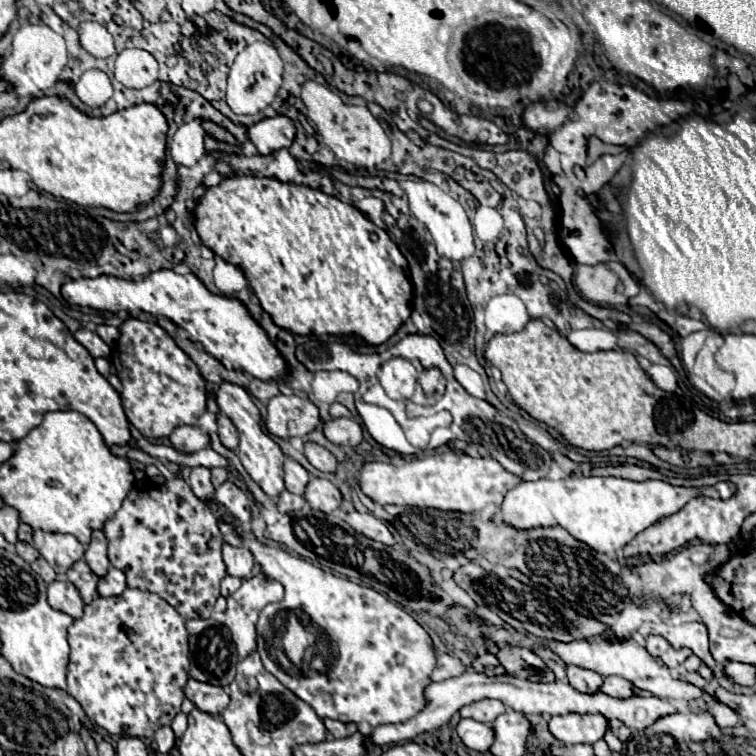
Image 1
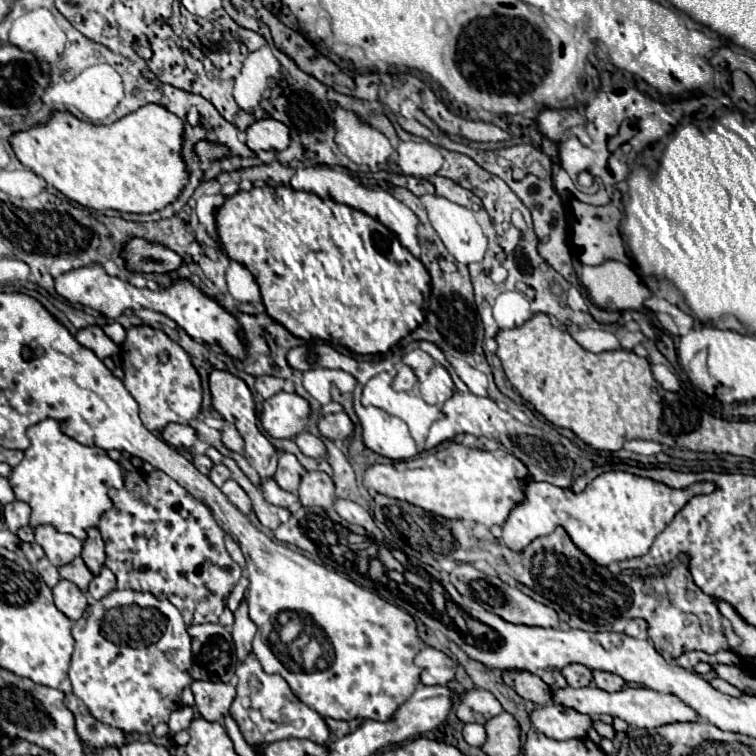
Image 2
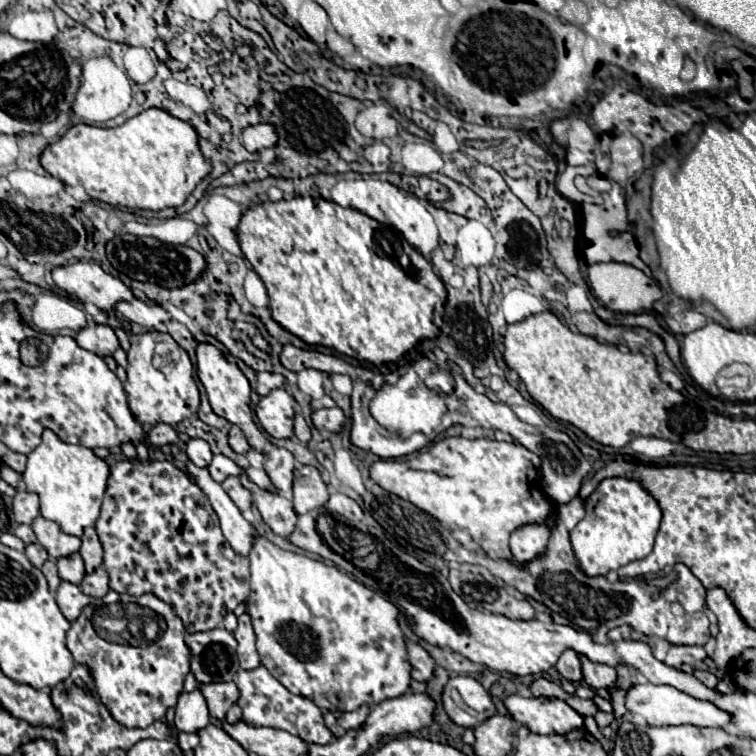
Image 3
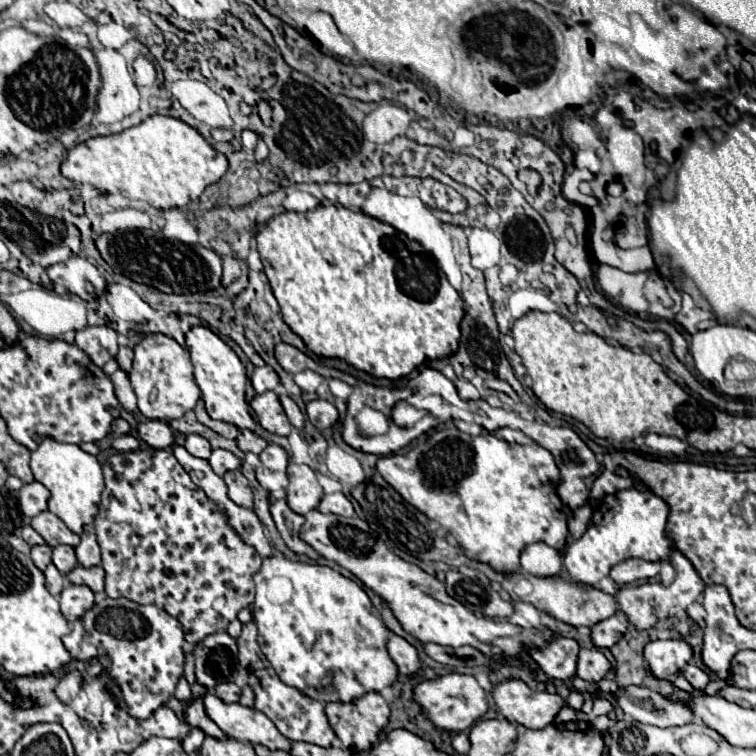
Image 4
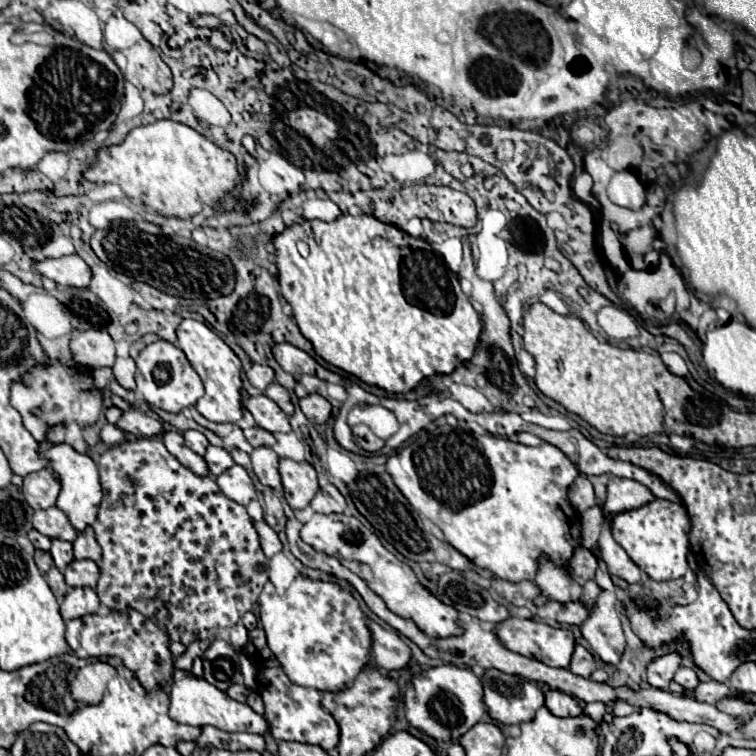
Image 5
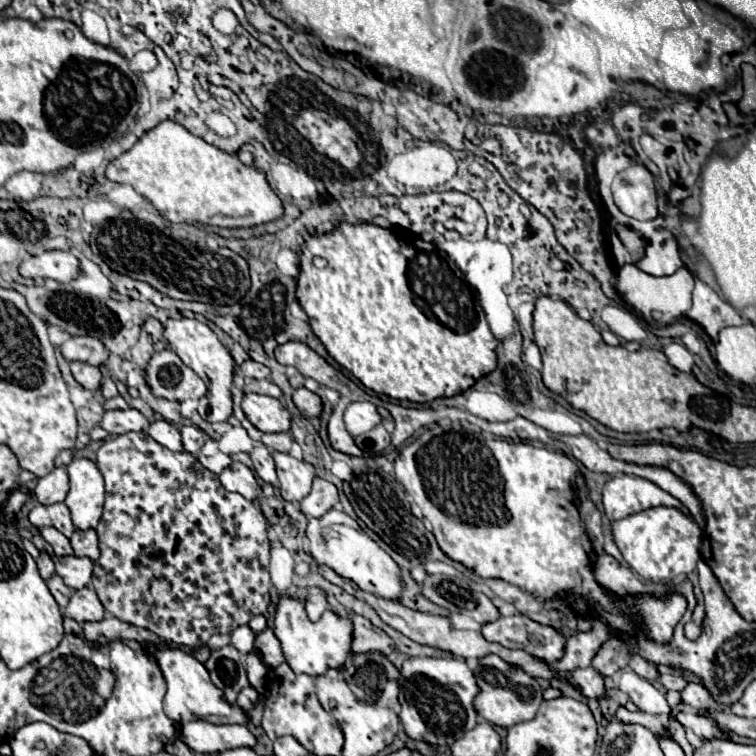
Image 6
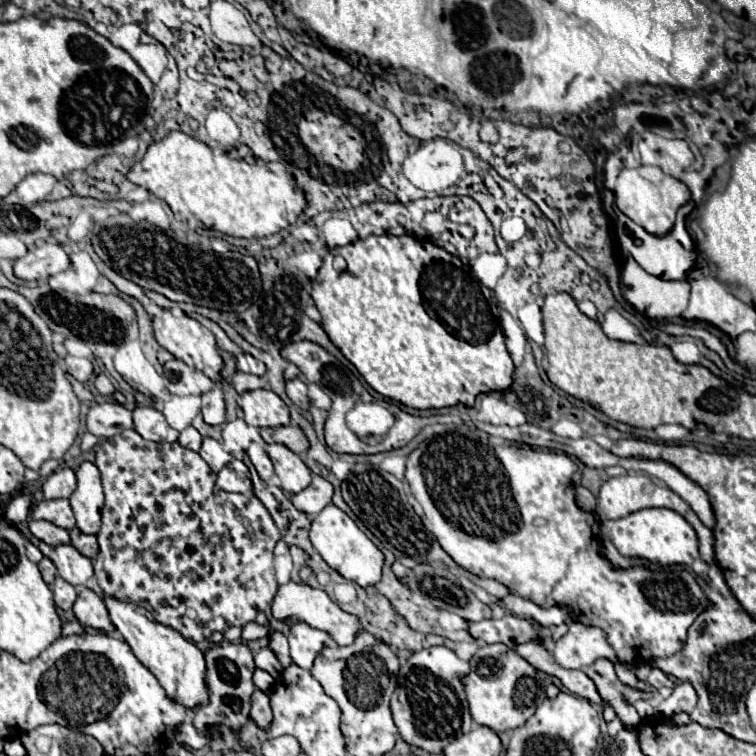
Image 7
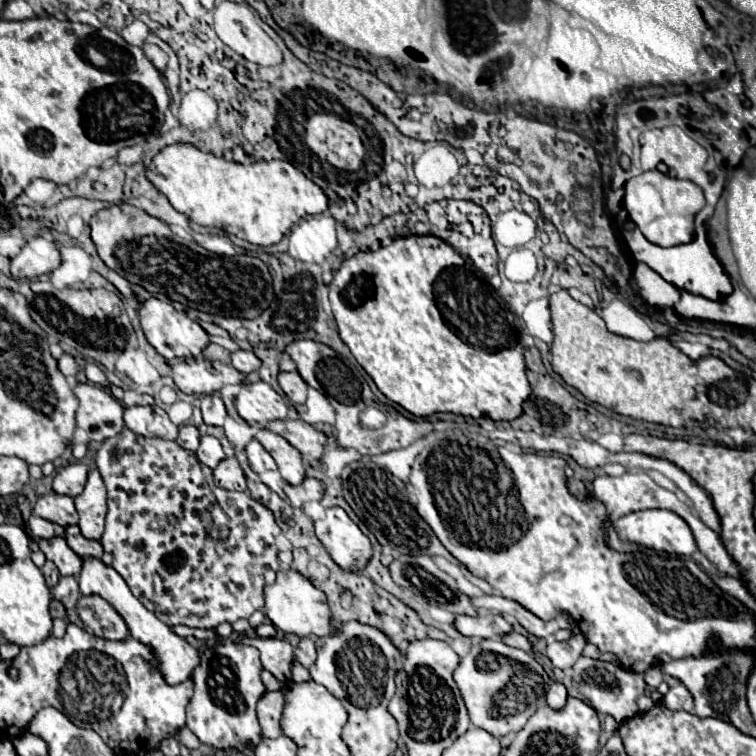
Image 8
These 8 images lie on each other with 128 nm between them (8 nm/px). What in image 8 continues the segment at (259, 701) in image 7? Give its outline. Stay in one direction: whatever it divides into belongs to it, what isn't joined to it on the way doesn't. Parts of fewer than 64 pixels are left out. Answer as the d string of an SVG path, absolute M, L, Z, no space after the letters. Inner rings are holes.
M266 692L258 702L258 720L262 726L262 734L266 738L276 738L282 734L280 716L284 708L284 692Z

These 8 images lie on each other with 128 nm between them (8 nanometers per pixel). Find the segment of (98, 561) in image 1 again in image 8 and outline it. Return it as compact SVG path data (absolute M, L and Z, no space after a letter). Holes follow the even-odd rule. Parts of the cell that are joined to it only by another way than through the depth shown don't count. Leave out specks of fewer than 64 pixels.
M68 526L68 528L66 528L66 542L68 542L68 546L70 546L78 556L82 556L82 558L84 558L84 556L100 558L100 556L104 554L102 544L96 542L96 540L84 538L78 526Z

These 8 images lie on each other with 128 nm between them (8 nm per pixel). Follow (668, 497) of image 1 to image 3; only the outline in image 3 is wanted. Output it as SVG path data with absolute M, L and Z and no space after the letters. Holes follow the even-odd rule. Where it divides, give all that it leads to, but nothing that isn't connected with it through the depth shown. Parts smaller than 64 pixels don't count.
M606 478L586 500L586 516L572 530L572 548L580 572L586 576L606 576L610 570L640 560L652 552L662 520L658 502L634 480ZM528 524L524 528L518 528L510 536L510 548L512 548L514 560L518 564L526 564L528 560L534 560L534 554L536 554L536 532L538 532L538 524Z

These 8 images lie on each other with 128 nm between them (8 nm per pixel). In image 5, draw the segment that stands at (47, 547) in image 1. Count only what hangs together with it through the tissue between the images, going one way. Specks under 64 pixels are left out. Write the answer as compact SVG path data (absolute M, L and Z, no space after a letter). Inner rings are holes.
M56 506L46 508L46 510L36 510L32 516L32 526L44 536L60 538L60 540L68 540L68 542L74 542L76 534L78 534L74 530L74 526L70 524L68 516Z

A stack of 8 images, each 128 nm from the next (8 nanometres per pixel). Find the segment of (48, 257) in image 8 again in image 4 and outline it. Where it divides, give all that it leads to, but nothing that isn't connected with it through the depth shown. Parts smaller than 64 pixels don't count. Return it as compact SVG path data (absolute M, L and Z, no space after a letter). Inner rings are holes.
M70 256L66 262L52 264L46 272L54 284L66 286L82 300L94 300L106 292L104 276L82 256Z

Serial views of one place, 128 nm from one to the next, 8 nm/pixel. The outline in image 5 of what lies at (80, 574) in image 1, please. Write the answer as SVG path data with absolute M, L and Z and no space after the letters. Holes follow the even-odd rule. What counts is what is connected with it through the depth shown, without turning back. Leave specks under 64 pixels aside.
M52 540L52 548L50 548L50 554L58 566L58 570L64 570L72 560L74 560L74 554L72 554L72 544L66 542L66 540Z

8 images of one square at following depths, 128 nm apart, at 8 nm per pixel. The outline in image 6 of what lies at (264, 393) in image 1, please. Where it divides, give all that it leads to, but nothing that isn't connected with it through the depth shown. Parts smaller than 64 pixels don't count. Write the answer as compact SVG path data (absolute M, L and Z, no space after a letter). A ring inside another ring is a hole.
M246 360L242 366L242 372L244 372L244 376L250 376L250 378L268 378L270 376L270 370L264 366L264 364L260 364L260 362L254 362L254 360Z

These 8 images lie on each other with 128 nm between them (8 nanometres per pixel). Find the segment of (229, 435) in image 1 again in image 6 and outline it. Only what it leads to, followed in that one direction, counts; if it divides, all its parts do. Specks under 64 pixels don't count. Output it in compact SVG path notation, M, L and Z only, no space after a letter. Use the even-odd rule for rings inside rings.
M244 418L244 428L248 430L248 434L250 434L250 438L252 440L260 440L264 446L268 446L268 448L272 448L272 450L278 450L278 452L290 452L290 448L292 448L292 442L294 442L294 438L292 438L292 434L290 432L278 432L278 434L264 434L264 432L260 432L258 428L254 428L246 418Z

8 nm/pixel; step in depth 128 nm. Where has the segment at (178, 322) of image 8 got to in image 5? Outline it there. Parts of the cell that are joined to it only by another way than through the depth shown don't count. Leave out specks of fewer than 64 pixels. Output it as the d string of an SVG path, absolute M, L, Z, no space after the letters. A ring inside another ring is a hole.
M182 320L176 328L178 348L186 354L192 368L204 382L206 394L196 404L196 410L208 418L210 422L238 422L242 418L240 408L240 390L242 390L242 366L232 348L214 334L204 322L198 320Z

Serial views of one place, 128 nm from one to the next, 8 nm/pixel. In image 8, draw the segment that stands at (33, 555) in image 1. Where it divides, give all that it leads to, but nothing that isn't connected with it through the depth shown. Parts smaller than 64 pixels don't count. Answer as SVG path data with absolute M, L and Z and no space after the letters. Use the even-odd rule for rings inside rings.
M46 562L46 564L42 566L42 574L44 574L44 578L46 578L46 586L48 586L48 588L54 588L54 586L58 584L60 574L58 574L58 568L56 568L52 562Z

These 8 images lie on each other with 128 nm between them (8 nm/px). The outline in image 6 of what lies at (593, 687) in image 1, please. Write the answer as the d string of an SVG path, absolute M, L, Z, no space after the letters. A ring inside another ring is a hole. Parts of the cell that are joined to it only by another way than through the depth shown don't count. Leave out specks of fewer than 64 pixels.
M500 616L496 622L488 622L482 626L482 636L486 640L492 640L504 648L518 648L524 650L536 658L544 658L546 662L556 662L564 654L564 636L558 634L550 626L542 626L534 620L528 620L524 616Z

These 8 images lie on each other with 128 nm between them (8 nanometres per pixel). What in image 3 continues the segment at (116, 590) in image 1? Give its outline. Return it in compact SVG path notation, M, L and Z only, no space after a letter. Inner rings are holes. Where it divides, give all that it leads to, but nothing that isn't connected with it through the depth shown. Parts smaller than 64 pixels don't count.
M104 566L96 568L96 572L86 574L84 580L80 582L80 590L92 598L104 598L108 594L108 572L104 570Z

